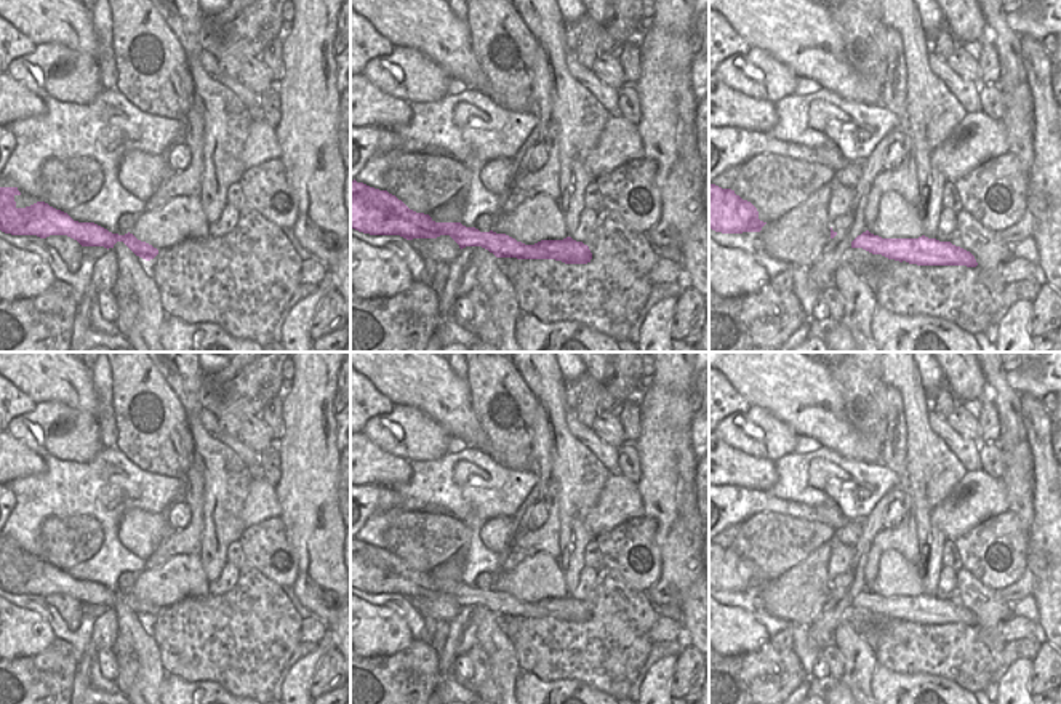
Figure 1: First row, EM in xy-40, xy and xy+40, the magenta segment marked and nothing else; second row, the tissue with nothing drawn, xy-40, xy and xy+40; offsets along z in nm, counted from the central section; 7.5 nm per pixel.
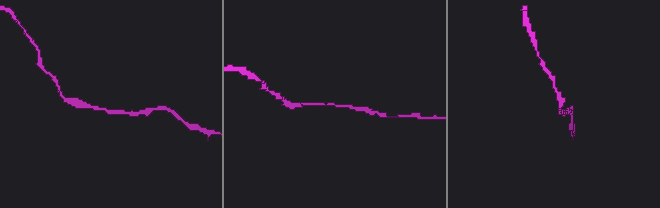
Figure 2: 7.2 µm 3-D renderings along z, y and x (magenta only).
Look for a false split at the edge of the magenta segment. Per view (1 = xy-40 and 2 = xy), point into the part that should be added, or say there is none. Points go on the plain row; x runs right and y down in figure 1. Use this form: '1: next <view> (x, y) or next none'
1: next none
2: next none

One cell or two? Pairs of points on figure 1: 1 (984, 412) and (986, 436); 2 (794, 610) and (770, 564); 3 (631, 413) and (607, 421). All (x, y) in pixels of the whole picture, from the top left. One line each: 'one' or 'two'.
1: one
2: two
3: two

